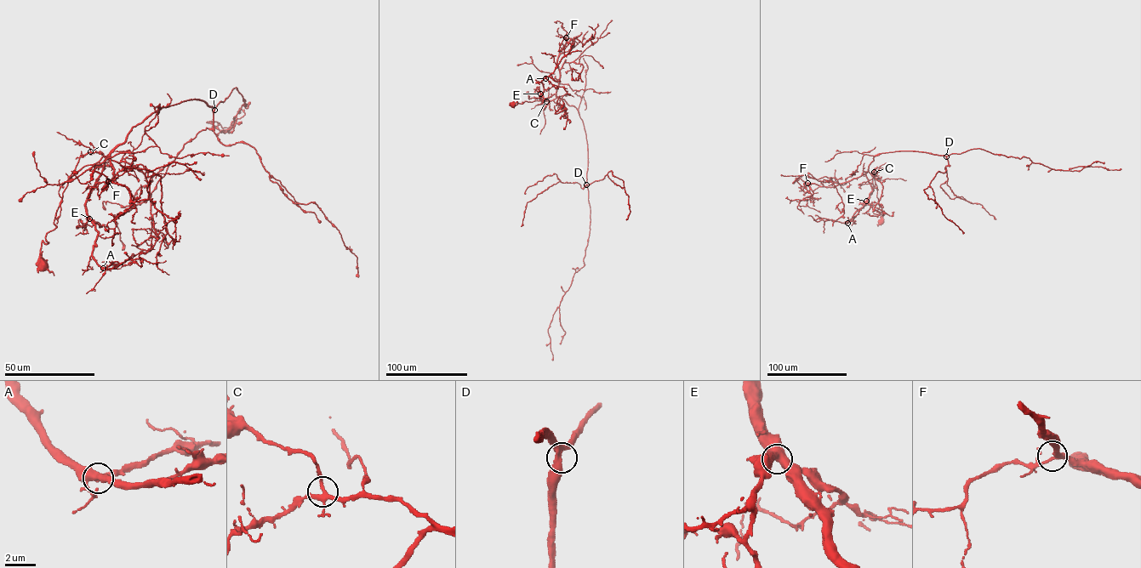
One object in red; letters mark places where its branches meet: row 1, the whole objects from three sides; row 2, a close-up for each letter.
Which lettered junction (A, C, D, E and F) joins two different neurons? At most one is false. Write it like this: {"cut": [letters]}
{"cut": []}

